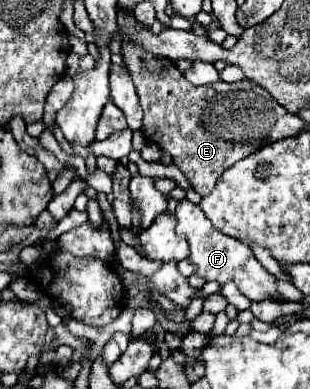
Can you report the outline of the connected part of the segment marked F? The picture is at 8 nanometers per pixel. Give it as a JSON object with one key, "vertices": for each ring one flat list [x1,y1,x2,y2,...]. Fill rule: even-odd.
{"vertices":[[187,199,179,201,175,217,177,217,177,227,175,227,177,235,185,237,189,243,191,253,187,261,197,267,197,273,201,273,205,281,217,281,221,287,227,281,233,281,237,289,251,301,267,301,267,299,275,301,279,297,277,279,271,273,267,273,267,269,255,259,253,251,247,245,239,243,237,239,227,237,221,231,217,231,197,205,189,203]]}

